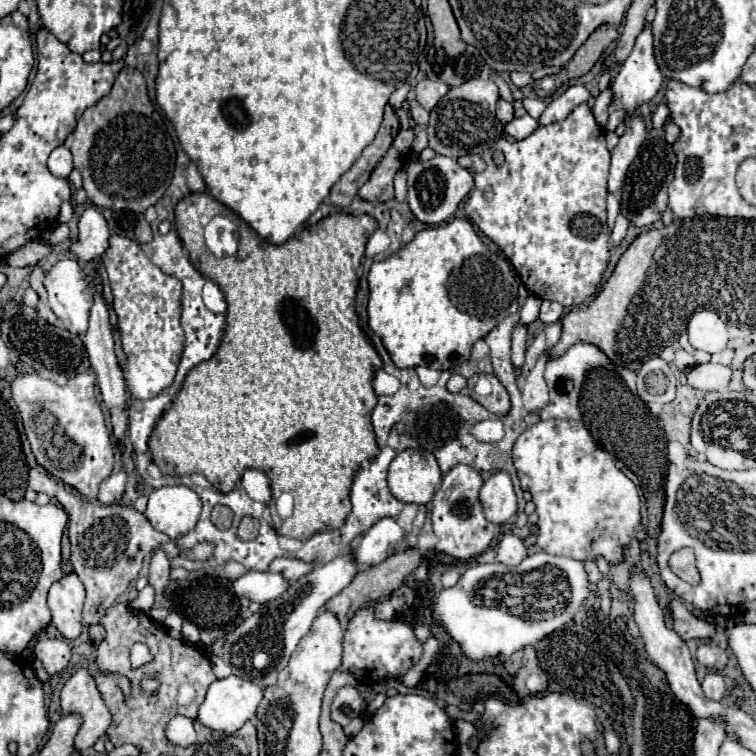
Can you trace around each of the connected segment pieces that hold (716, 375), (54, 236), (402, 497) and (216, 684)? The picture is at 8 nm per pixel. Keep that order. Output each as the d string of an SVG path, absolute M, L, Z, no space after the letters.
M698 364L694 368L688 368L686 372L686 382L696 388L696 390L704 390L704 392L716 392L716 390L724 390L730 382L730 368L728 366L720 366L720 364Z
M58 224L46 242L48 242L48 244L60 244L60 242L64 242L64 240L68 240L68 238L70 238L68 226L66 226L66 224Z
M404 450L390 464L388 486L396 500L428 504L440 486L442 474L436 458L420 450Z
M228 676L222 680L214 680L206 692L204 702L200 704L198 710L198 722L208 726L210 730L222 732L222 734L232 734L236 732L244 722L256 716L256 708L262 700L262 690L256 688L256 684L242 680L238 676Z

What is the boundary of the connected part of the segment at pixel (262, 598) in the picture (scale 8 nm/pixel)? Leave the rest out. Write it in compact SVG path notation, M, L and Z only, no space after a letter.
M246 572L230 584L236 596L246 596L258 604L272 602L280 598L290 588L290 582L282 574L274 572Z

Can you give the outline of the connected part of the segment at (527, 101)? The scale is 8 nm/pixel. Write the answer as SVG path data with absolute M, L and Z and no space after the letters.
M524 98L524 108L532 118L540 118L546 108L546 102L542 98Z

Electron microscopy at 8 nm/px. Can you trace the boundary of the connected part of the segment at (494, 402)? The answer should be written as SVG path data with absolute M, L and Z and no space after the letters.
M474 374L472 378L468 378L468 392L474 400L478 400L480 404L484 404L484 408L488 408L492 414L496 416L506 416L510 412L510 396L506 392L506 388L500 384L500 380L494 374L486 374L486 380L490 382L490 394L480 396L474 392L474 384L478 380L478 374Z

